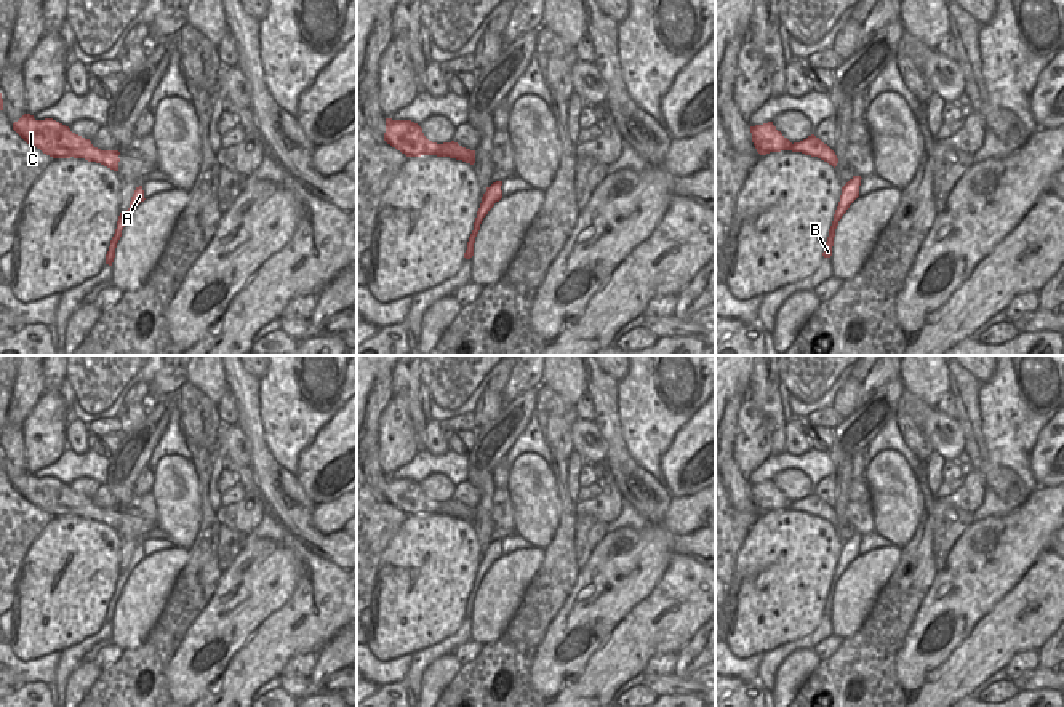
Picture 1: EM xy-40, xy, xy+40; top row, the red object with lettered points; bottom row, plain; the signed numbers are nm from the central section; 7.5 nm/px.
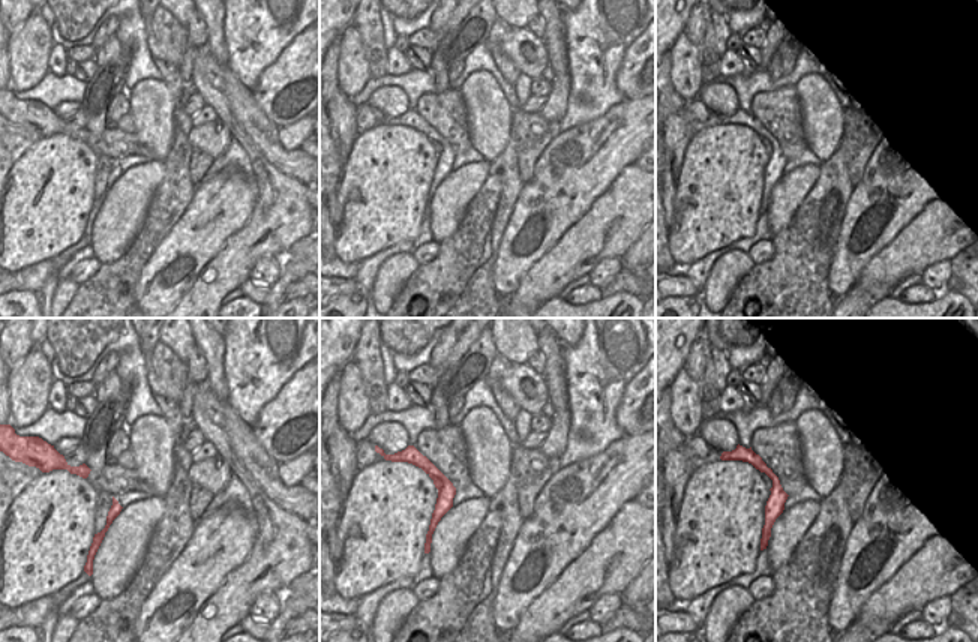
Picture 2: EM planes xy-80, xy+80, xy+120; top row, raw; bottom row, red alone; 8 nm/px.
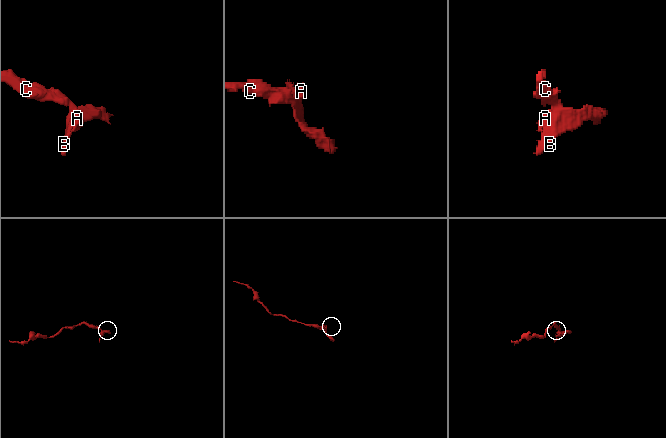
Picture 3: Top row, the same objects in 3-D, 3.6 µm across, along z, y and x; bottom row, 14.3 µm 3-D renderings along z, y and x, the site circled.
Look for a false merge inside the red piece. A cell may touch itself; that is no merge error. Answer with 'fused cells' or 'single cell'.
fused cells

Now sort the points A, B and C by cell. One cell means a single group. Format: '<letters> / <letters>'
A B / C

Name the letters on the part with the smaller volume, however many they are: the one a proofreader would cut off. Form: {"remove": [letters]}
{"remove": ["A", "B"]}

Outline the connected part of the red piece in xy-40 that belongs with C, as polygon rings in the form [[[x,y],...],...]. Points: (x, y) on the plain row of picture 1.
[[[24,472],[13,481],[13,488],[27,502],[53,517],[85,517],[118,529],[118,509],[101,509],[90,497],[72,491],[69,485],[53,477],[35,478],[34,473]]]

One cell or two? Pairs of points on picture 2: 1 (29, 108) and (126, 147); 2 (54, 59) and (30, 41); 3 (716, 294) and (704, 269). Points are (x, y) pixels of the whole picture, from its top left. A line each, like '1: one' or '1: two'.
1: one
2: two
3: two

